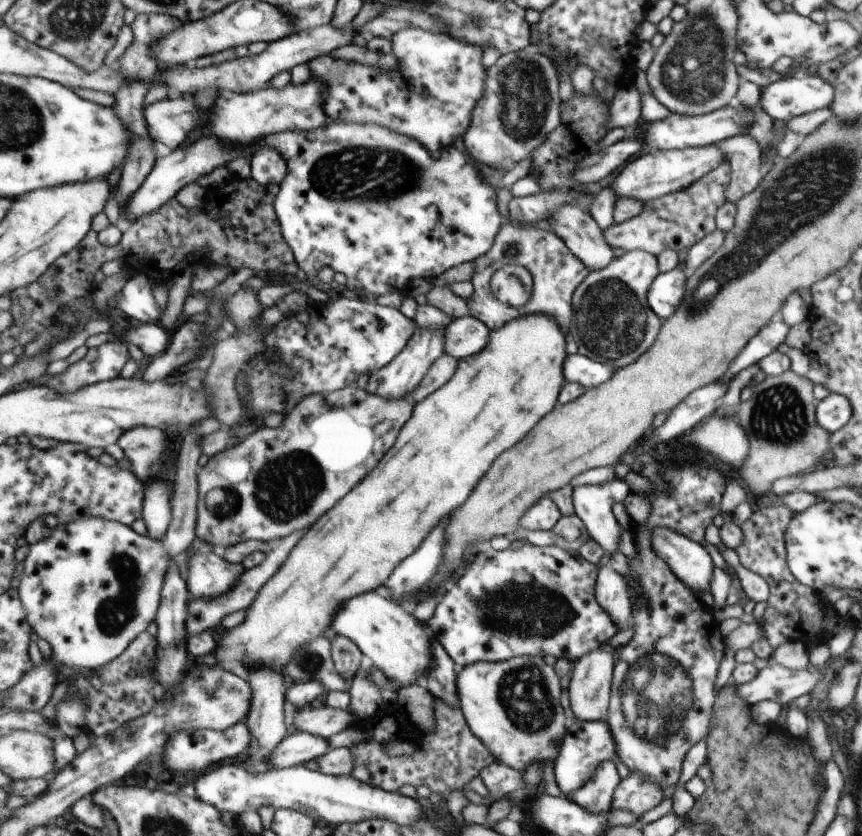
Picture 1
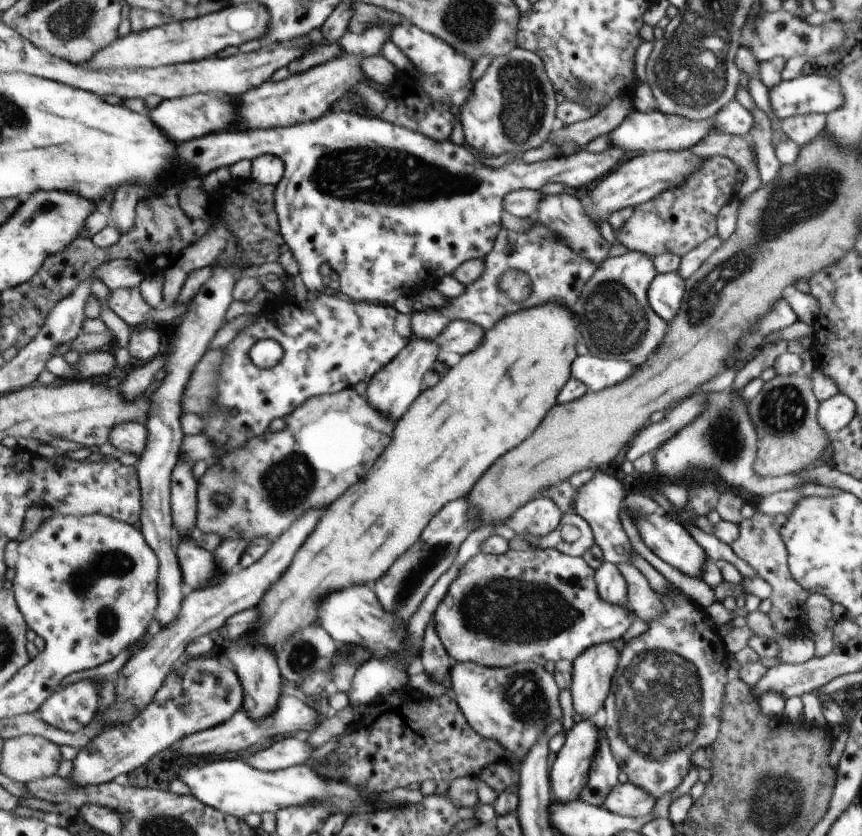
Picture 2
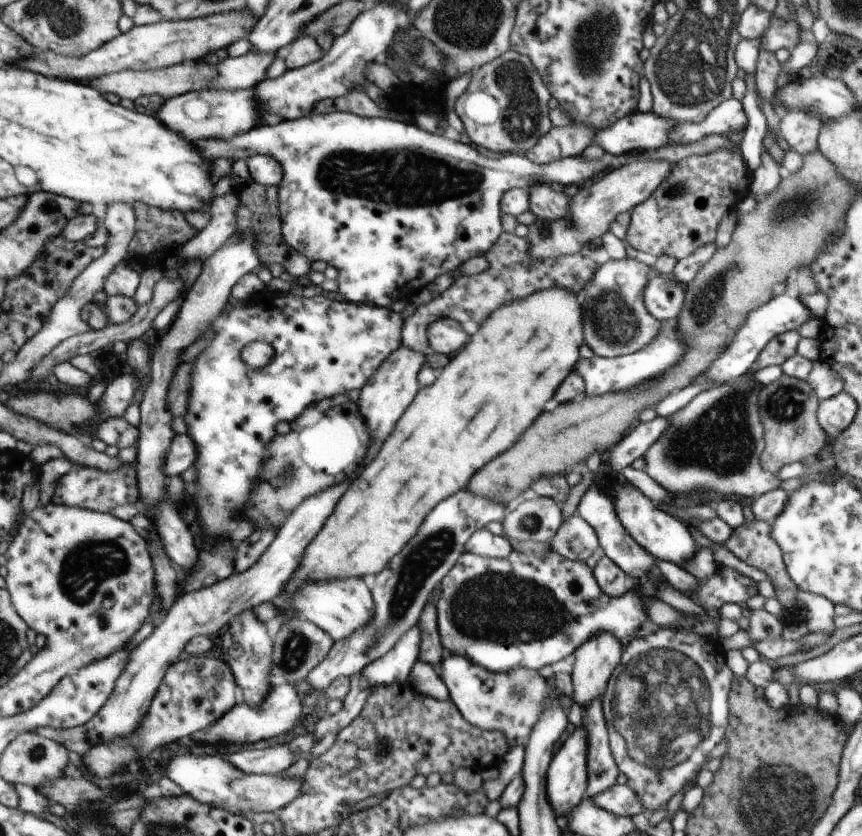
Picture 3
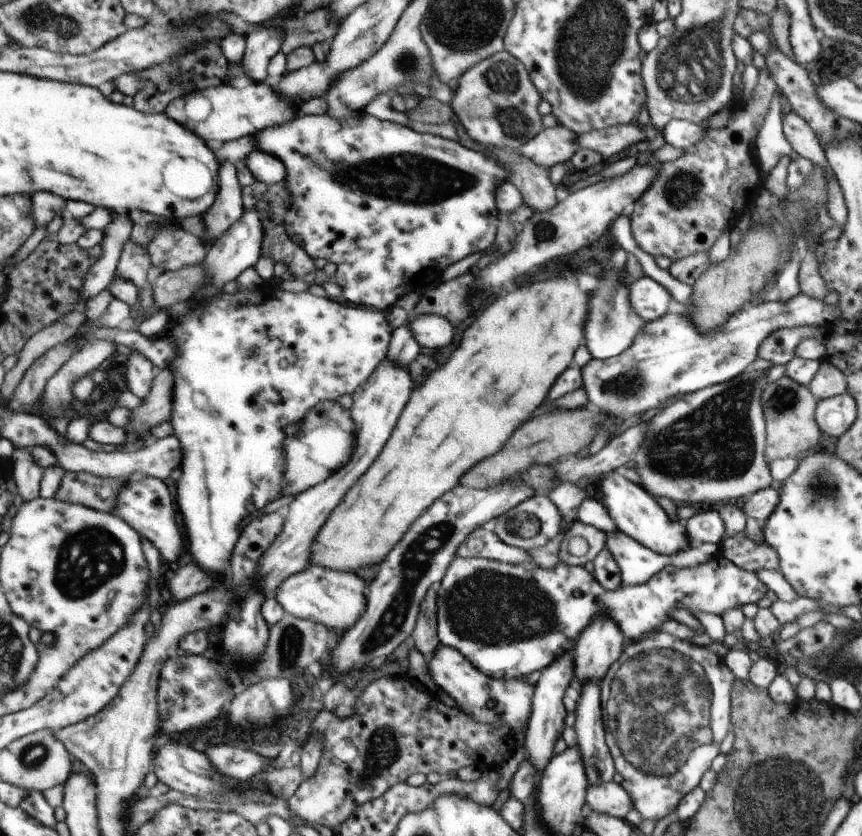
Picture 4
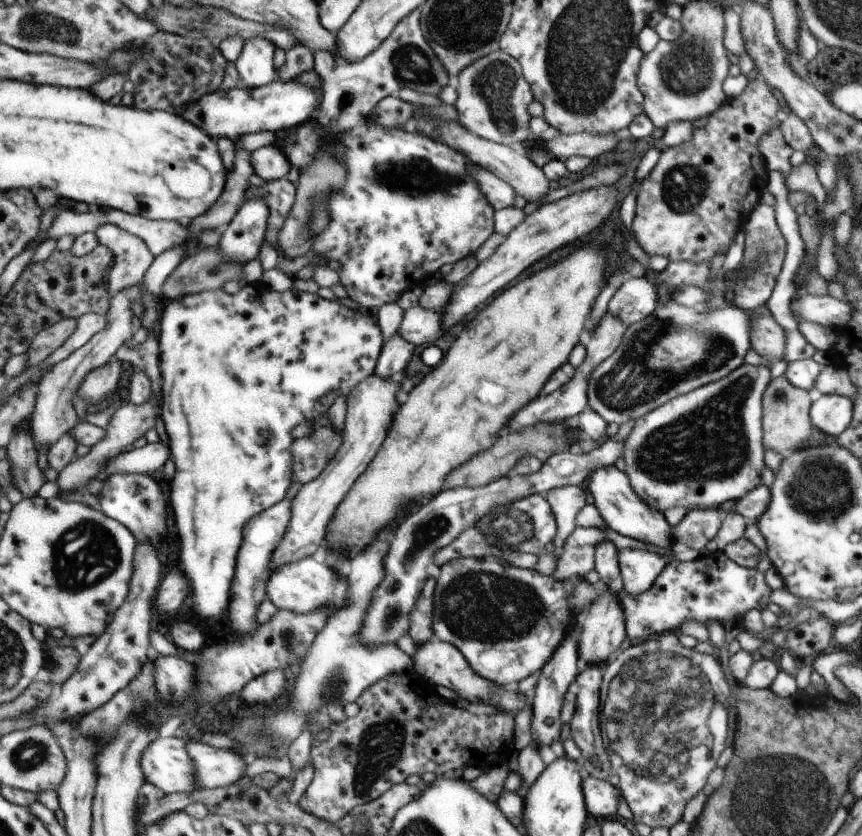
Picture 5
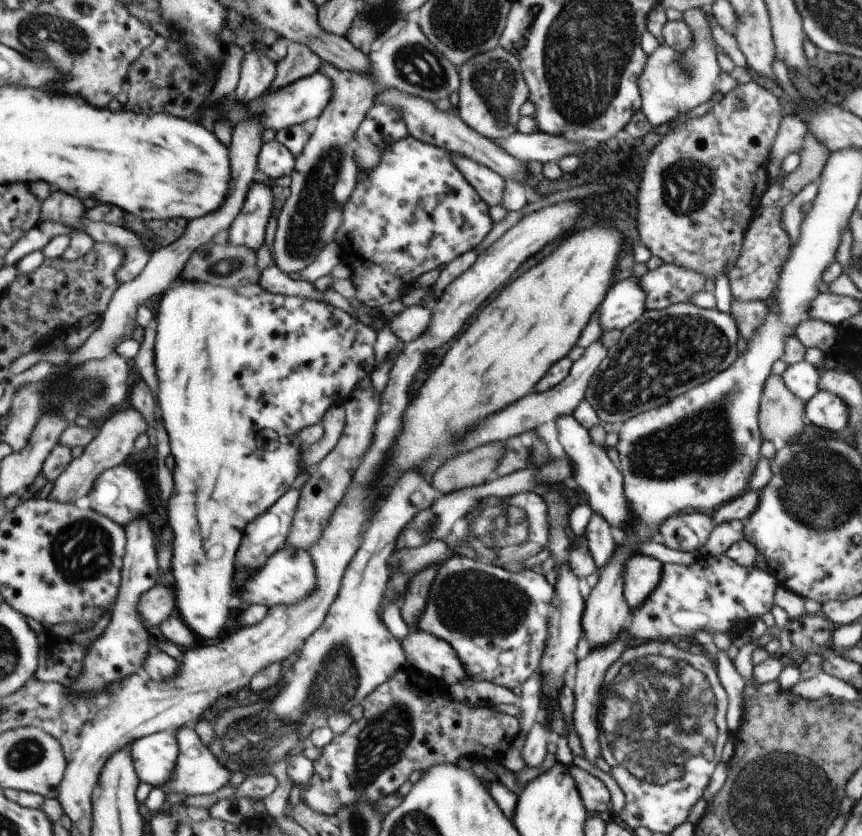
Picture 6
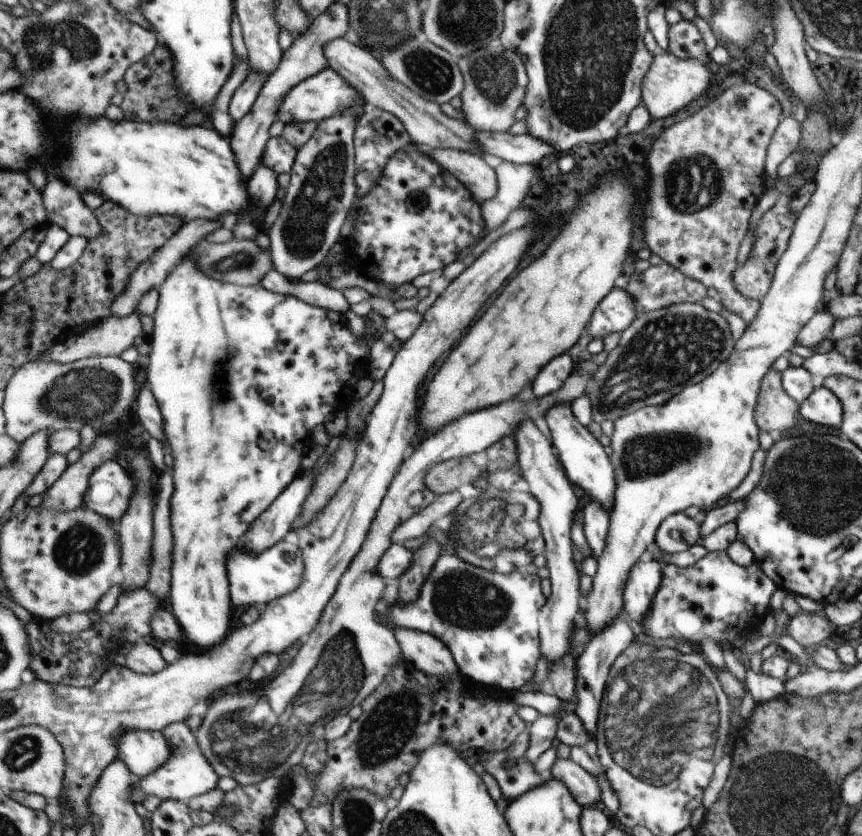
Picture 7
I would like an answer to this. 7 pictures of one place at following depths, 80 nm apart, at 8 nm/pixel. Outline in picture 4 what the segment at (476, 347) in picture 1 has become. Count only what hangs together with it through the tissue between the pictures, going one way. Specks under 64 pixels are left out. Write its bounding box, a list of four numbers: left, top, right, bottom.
[407,314,455,352]

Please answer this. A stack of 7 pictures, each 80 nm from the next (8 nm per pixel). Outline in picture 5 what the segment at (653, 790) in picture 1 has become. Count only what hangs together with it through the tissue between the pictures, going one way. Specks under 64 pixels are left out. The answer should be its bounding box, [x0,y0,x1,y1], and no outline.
[583,775,620,819]

